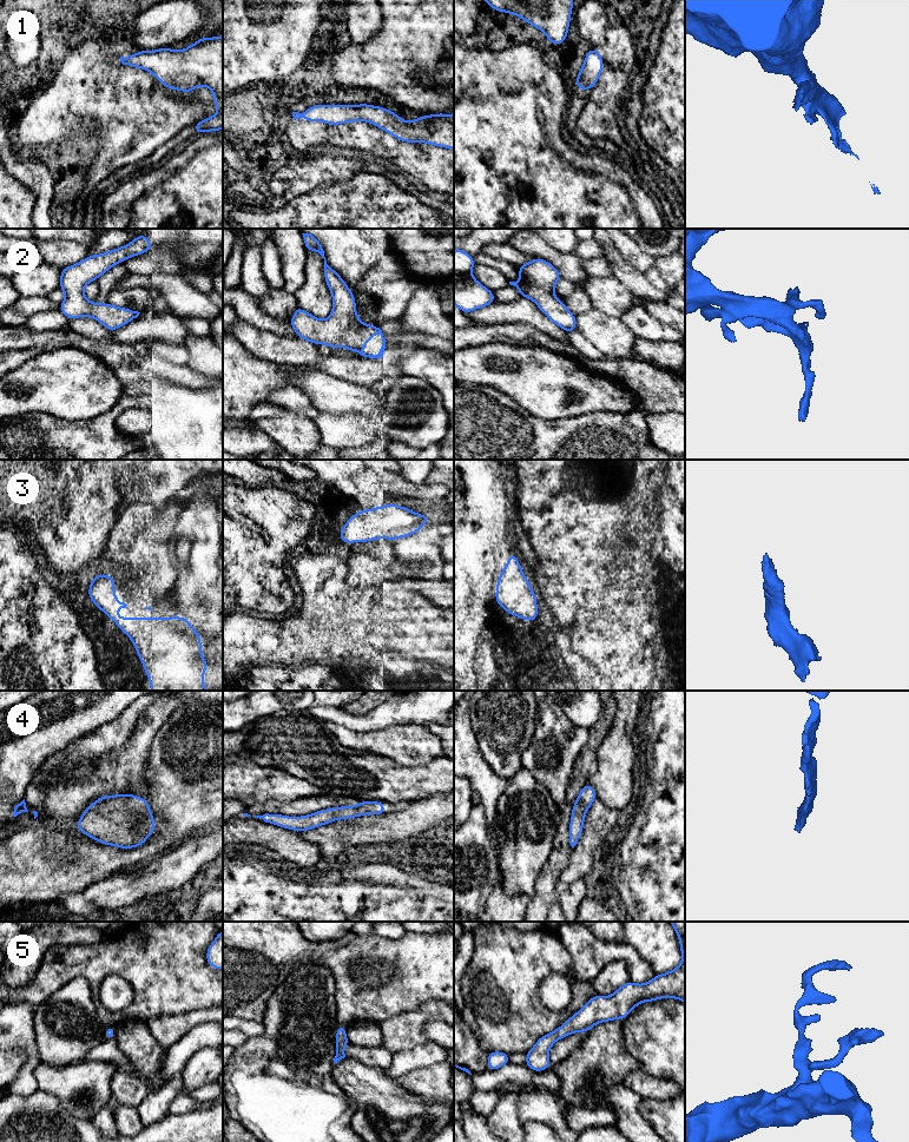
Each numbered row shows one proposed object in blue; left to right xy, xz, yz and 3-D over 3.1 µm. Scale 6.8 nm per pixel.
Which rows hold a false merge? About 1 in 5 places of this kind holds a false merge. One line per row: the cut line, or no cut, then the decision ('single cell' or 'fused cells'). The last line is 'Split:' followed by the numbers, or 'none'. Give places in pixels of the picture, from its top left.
1: cut none; single cell
2: cut none; single cell
3: cut none; single cell
4: cut none; single cell
5: cut none; single cell
Split: none

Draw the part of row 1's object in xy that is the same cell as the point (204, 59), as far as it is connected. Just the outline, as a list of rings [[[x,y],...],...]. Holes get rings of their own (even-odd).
[[[223,35],[200,38],[183,51],[169,47],[156,51],[139,51],[120,57],[123,65],[143,68],[169,87],[192,92],[198,86],[209,87],[218,107],[216,115],[195,124],[196,134],[223,130]]]

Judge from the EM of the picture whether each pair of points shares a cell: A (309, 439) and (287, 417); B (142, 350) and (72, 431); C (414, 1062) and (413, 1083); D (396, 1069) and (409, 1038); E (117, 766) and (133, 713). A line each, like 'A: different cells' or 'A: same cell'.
A: same cell
B: same cell
C: different cells
D: different cells
E: different cells

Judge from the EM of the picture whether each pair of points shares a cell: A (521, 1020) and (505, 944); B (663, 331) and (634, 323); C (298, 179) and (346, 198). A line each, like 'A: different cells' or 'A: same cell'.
A: same cell
B: same cell
C: different cells

